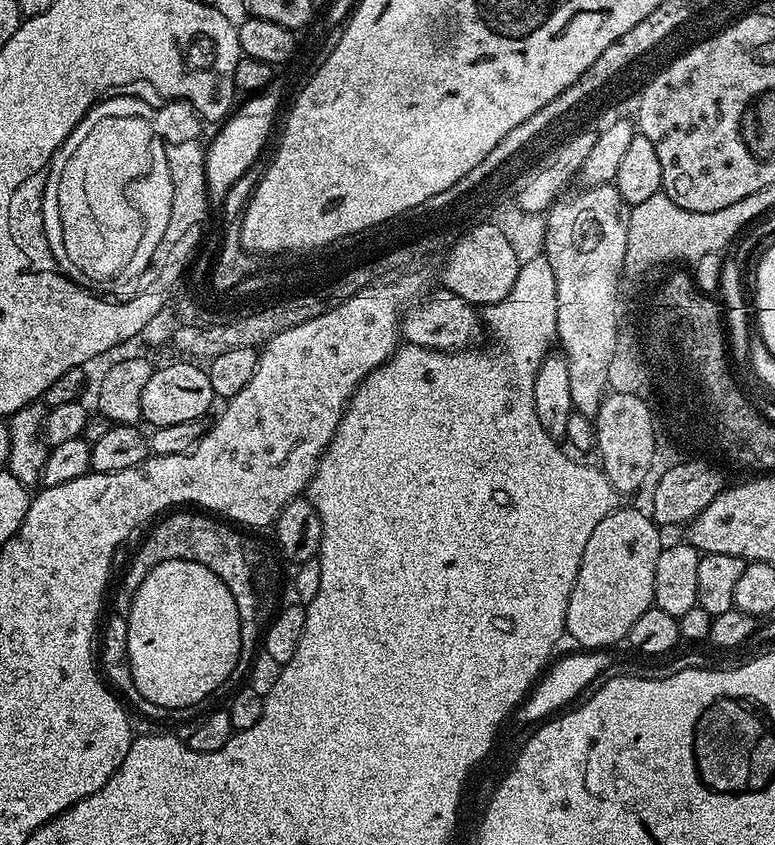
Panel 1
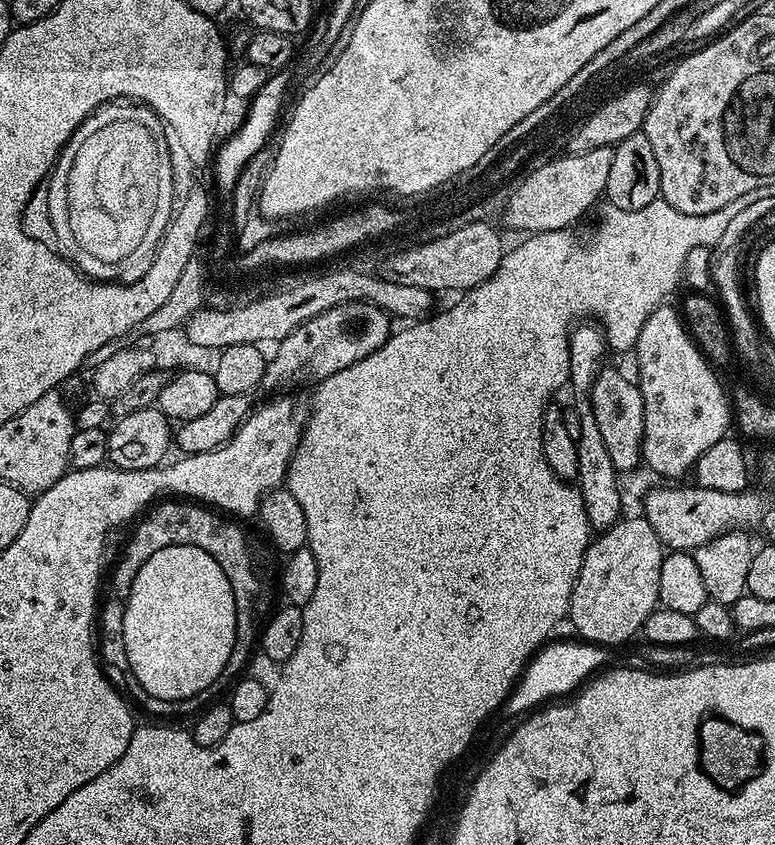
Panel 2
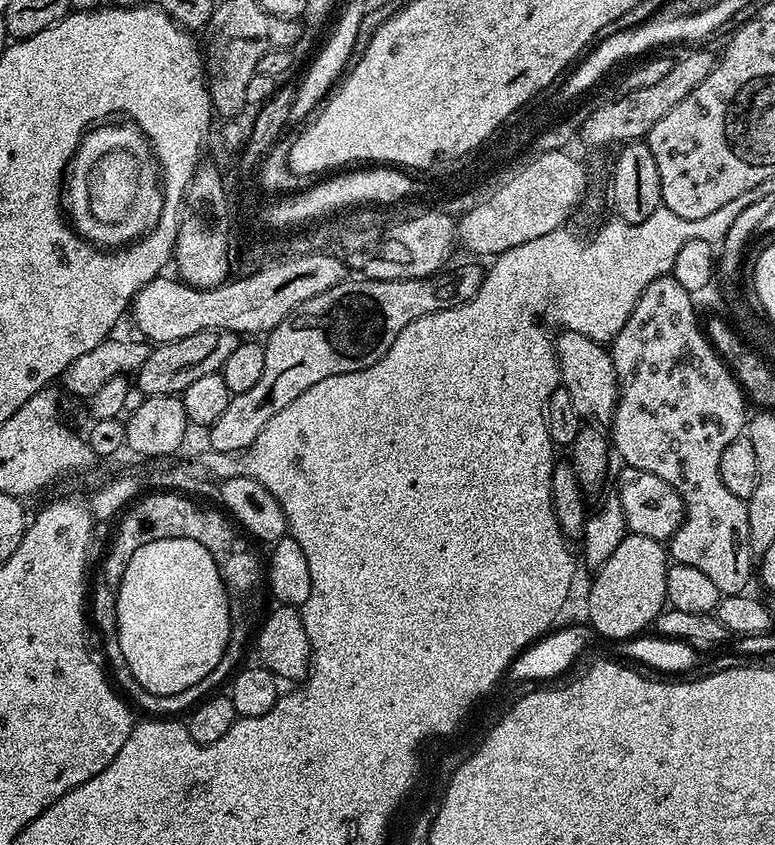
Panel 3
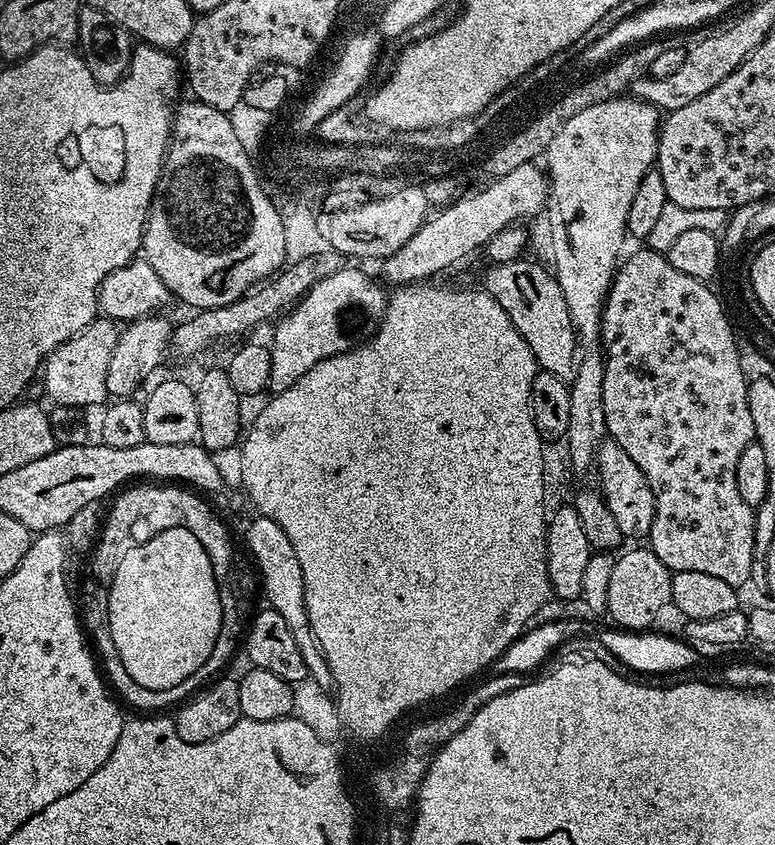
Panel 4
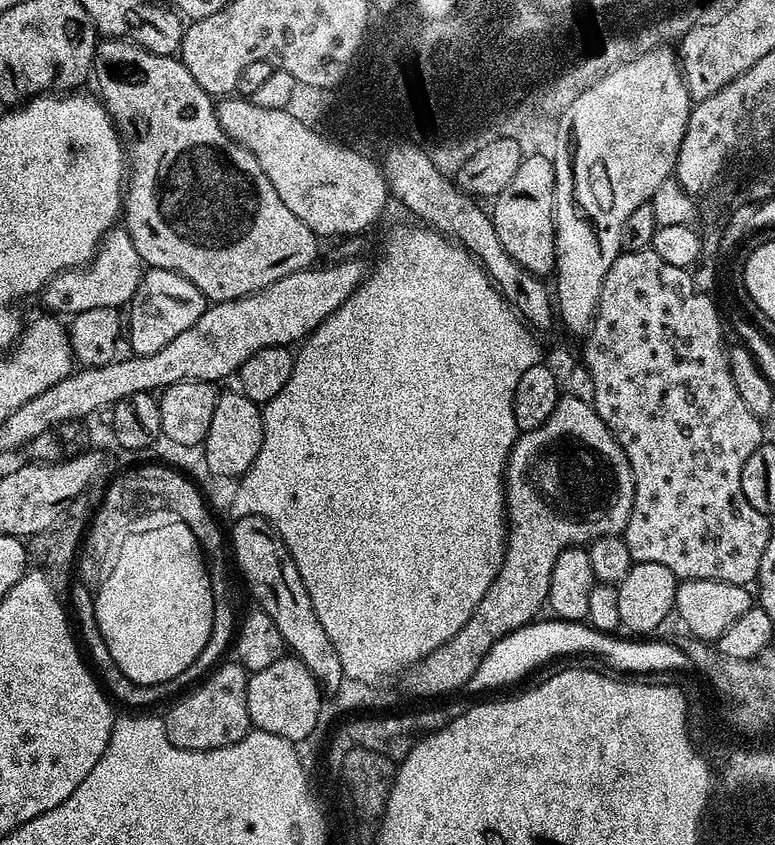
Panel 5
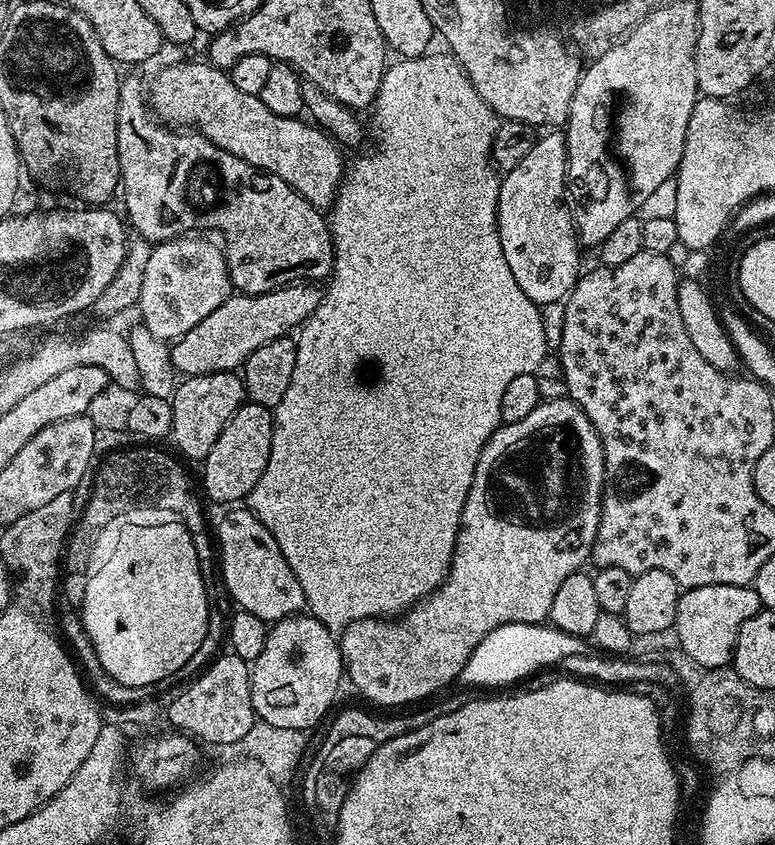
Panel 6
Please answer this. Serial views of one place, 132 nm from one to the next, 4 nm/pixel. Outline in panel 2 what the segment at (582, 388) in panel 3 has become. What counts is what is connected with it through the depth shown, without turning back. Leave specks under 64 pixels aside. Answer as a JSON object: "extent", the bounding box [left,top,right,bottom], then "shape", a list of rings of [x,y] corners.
{"extent":[590,367,644,473],"shape":[[[601,367],[600,373],[592,383],[590,399],[594,410],[594,422],[602,430],[606,442],[606,451],[610,453],[610,462],[614,462],[617,473],[632,472],[642,464],[642,438],[644,437],[644,403],[639,383],[635,379],[627,380],[616,368]]]}

